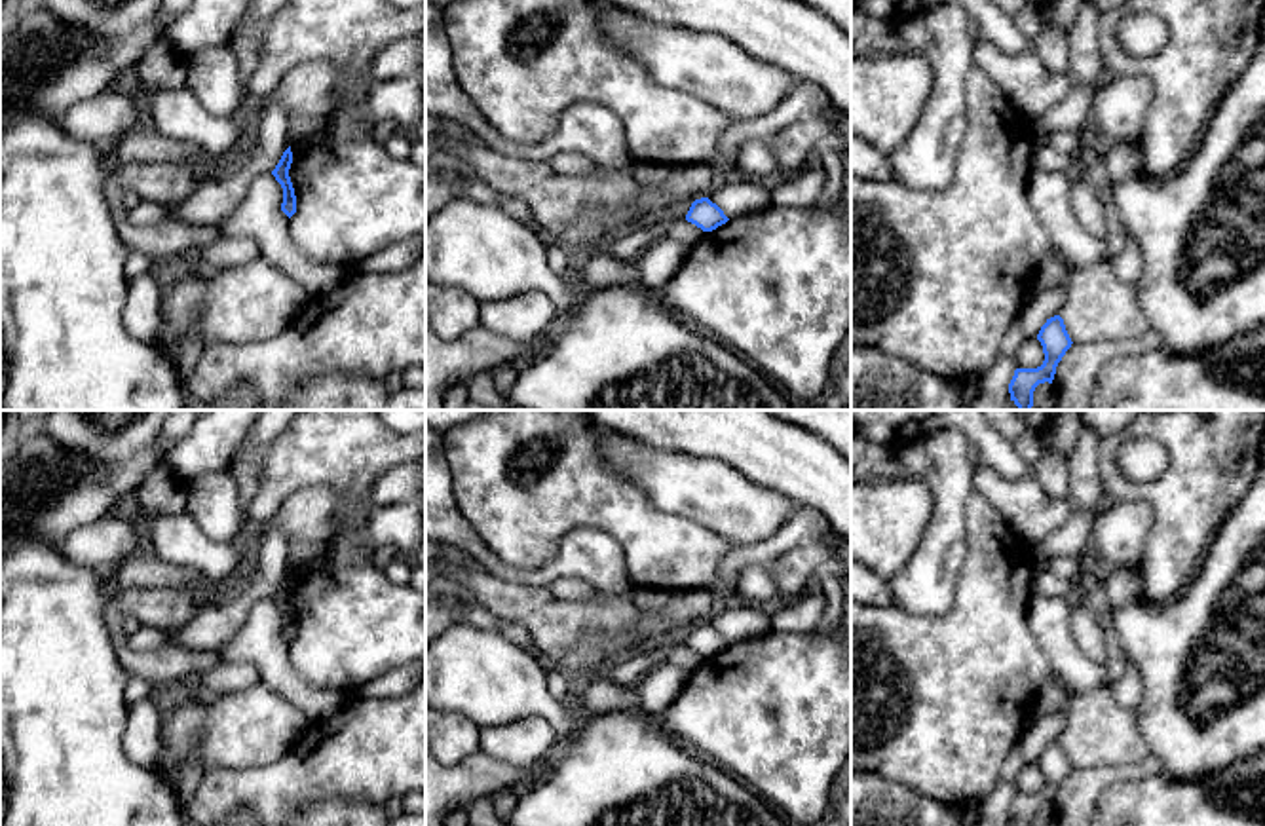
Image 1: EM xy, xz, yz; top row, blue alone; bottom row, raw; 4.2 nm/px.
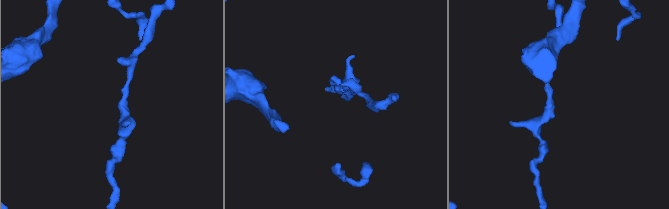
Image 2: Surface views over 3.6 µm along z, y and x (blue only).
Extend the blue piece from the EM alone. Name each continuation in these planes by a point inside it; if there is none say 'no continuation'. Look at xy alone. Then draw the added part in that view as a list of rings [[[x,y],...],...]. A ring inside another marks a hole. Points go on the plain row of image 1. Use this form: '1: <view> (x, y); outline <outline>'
no continuation

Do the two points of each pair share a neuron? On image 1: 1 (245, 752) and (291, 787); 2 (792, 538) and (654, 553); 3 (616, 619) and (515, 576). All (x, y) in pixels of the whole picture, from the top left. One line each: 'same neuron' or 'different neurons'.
1: different neurons
2: different neurons
3: different neurons

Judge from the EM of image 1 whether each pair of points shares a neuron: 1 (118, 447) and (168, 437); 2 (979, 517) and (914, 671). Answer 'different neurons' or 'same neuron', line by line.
1: different neurons
2: same neuron

